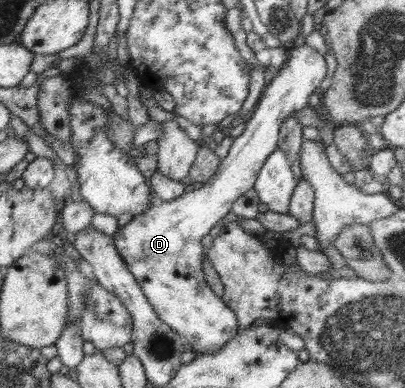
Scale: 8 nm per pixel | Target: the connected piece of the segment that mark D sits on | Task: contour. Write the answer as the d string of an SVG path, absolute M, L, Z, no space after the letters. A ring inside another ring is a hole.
M305 42L292 44L288 52L286 64L278 69L278 74L263 90L246 129L234 138L228 154L204 185L198 190L187 190L175 200L156 201L146 212L134 215L113 236L118 254L138 281L154 312L164 324L186 339L197 354L219 351L240 329L234 311L205 281L202 238L231 212L238 198L253 188L258 171L277 149L280 125L289 114L307 107L310 96L327 76L324 55Z

